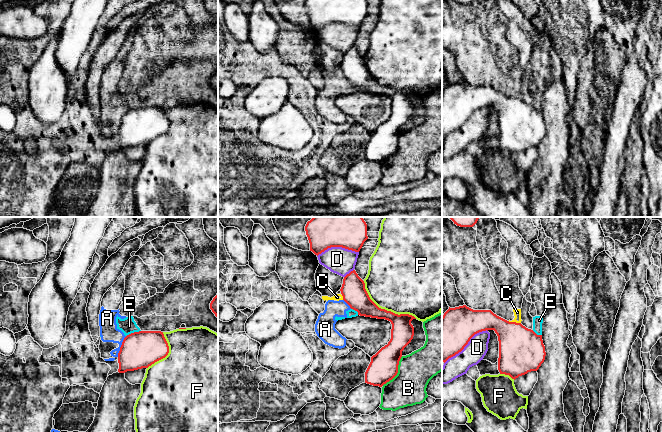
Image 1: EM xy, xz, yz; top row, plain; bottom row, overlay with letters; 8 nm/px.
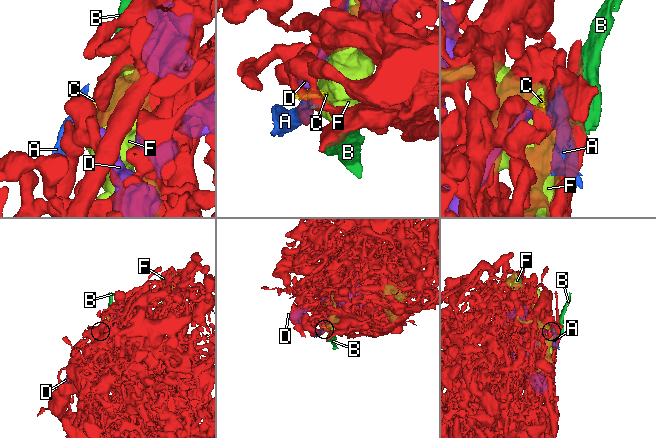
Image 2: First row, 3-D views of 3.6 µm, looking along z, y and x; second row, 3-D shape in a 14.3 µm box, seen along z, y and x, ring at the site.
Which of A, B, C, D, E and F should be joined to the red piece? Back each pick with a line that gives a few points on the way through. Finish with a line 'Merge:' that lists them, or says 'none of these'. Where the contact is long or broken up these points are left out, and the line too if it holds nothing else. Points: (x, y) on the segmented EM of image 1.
Merge: none of these

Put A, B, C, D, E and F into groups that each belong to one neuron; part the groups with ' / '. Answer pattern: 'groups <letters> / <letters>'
groups A C E / B / D / F

